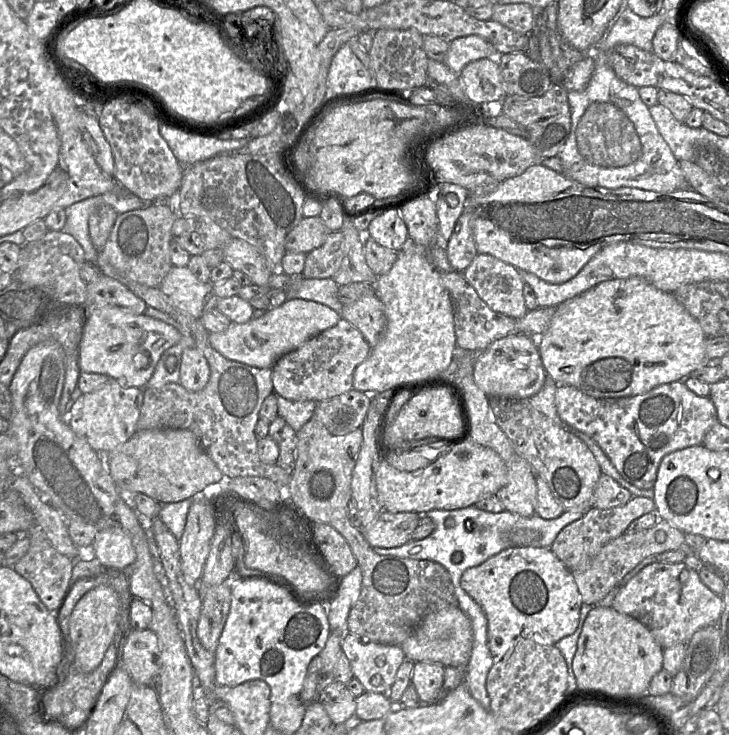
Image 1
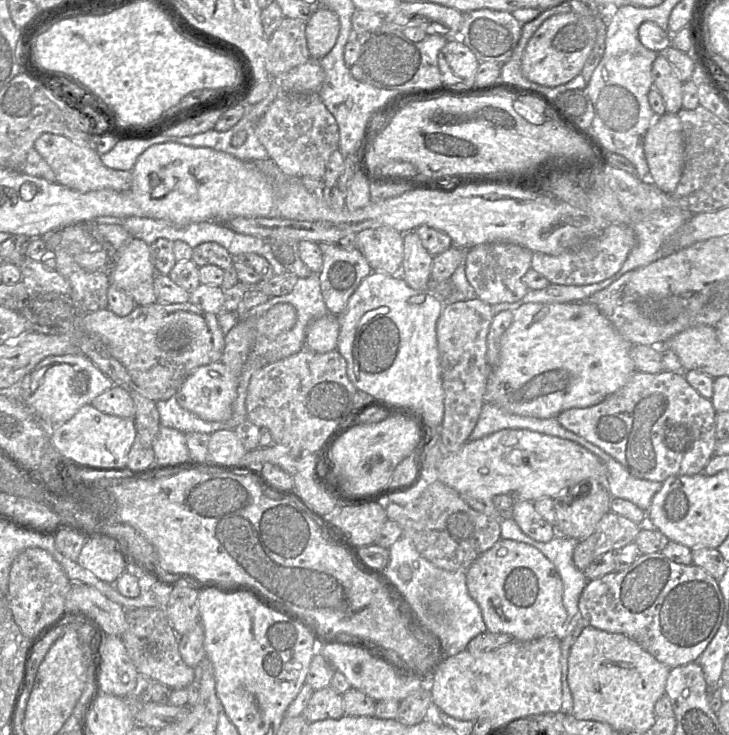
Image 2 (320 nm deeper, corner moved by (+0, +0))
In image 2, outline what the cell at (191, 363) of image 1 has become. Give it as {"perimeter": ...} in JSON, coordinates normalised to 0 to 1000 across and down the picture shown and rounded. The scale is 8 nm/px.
{"perimeter":[[[302,491],[277,497],[257,512],[241,533],[240,541],[250,555],[278,571],[291,574],[311,571],[325,539],[326,517],[328,512]]]}

